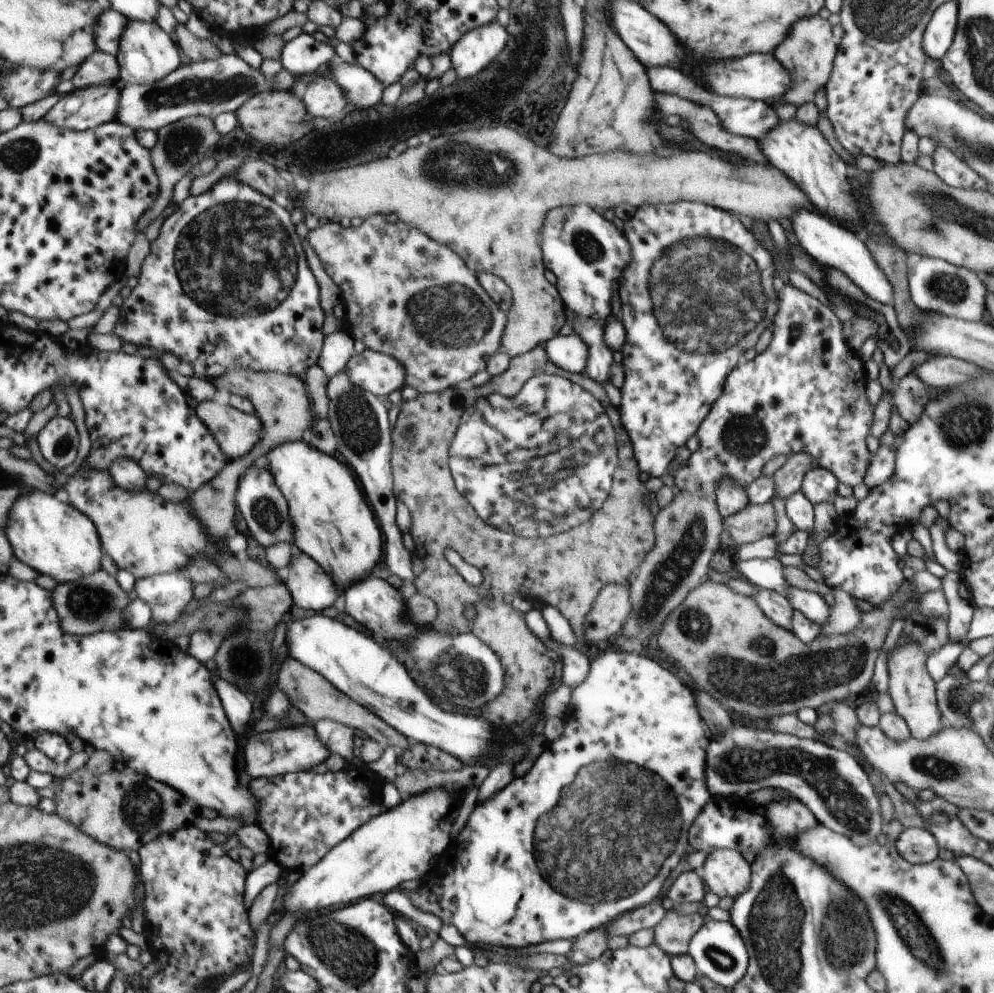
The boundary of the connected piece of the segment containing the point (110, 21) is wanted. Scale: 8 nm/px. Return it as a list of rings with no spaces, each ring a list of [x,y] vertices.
[[[106,10],[98,20],[97,43],[100,51],[119,57],[122,36],[130,26],[130,19],[117,10]]]

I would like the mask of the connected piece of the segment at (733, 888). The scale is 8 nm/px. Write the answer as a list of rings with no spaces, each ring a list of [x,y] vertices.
[[[713,849],[710,850],[709,859],[702,867],[702,878],[709,885],[710,890],[721,898],[738,898],[748,890],[752,882],[752,864],[748,863],[738,849]]]

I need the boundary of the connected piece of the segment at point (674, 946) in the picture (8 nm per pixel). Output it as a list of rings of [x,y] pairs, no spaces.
[[[667,906],[664,918],[653,928],[654,944],[670,956],[688,953],[691,938],[704,924],[703,917],[702,911],[684,916]]]

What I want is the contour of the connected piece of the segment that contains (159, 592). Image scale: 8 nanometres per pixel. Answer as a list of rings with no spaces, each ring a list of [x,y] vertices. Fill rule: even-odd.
[[[173,572],[139,580],[135,589],[139,598],[153,608],[153,626],[178,622],[190,602],[195,600],[195,582],[187,572]]]

